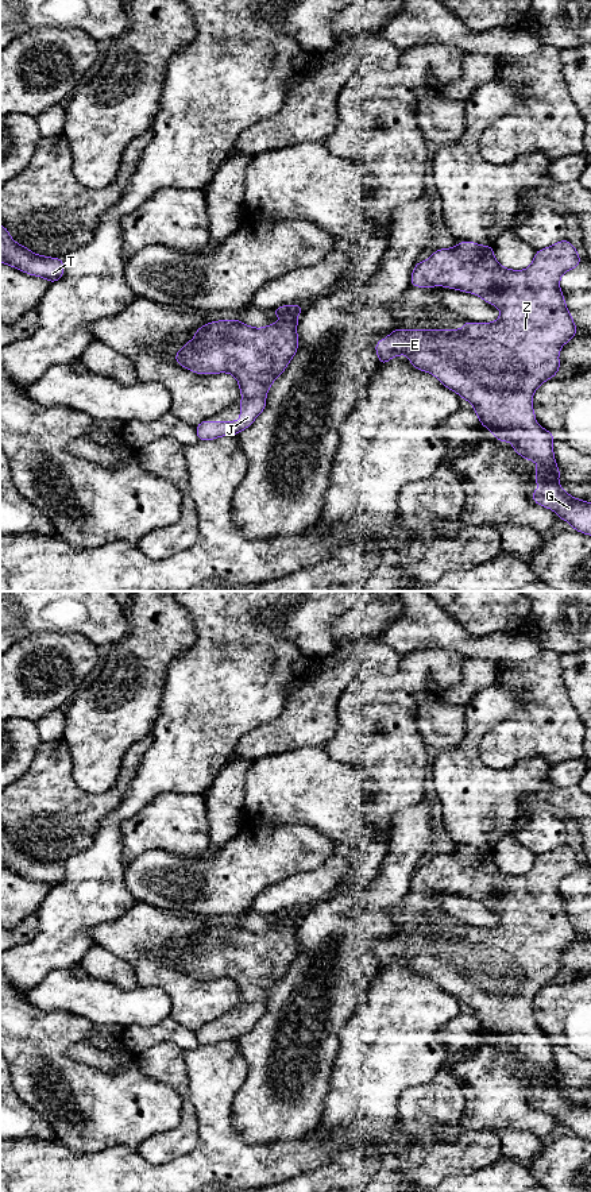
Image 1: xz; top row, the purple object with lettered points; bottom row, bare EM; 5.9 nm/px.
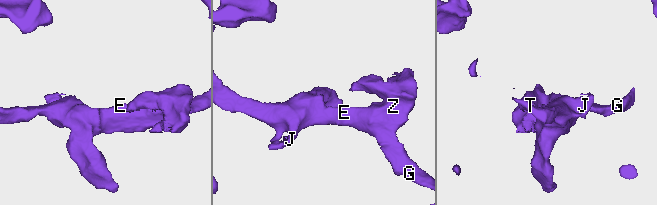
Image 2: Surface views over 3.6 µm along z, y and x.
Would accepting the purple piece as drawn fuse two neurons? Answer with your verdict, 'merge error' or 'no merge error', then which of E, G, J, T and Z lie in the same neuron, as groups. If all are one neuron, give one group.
no merge error | E G J T Z

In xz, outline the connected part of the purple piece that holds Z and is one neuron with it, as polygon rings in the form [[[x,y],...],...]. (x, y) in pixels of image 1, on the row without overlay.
[[[567,844],[536,856],[526,875],[502,872],[491,850],[461,846],[452,853],[436,855],[426,865],[417,867],[412,891],[445,891],[476,899],[499,913],[501,922],[486,929],[466,926],[463,934],[394,934],[375,949],[375,956],[381,969],[407,960],[413,972],[433,979],[447,994],[471,1007],[480,1029],[497,1045],[510,1046],[518,1060],[538,1068],[534,1087],[541,1092],[530,1095],[533,1107],[552,1114],[573,1134],[591,1141],[591,1107],[573,1103],[560,1092],[555,1042],[536,1027],[532,1008],[536,994],[557,979],[560,953],[576,941],[559,887],[564,877],[580,868],[576,853]]]

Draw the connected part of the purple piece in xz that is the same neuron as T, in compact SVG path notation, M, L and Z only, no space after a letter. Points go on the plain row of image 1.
M0 829L0 867L30 880L42 882L51 888L63 880L63 865L36 860L24 850L15 848L5 832Z

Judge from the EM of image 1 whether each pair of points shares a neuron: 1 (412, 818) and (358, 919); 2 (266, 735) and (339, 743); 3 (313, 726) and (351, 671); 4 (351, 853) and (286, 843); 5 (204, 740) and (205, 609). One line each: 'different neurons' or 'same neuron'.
1: same neuron
2: different neurons
3: same neuron
4: different neurons
5: same neuron

